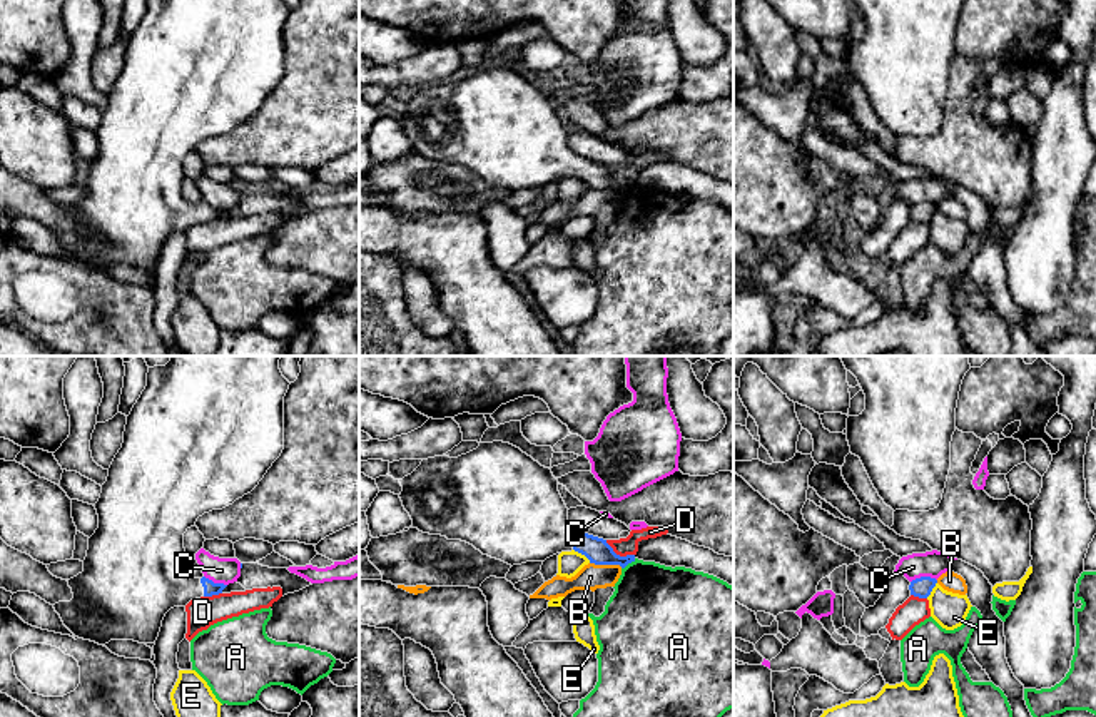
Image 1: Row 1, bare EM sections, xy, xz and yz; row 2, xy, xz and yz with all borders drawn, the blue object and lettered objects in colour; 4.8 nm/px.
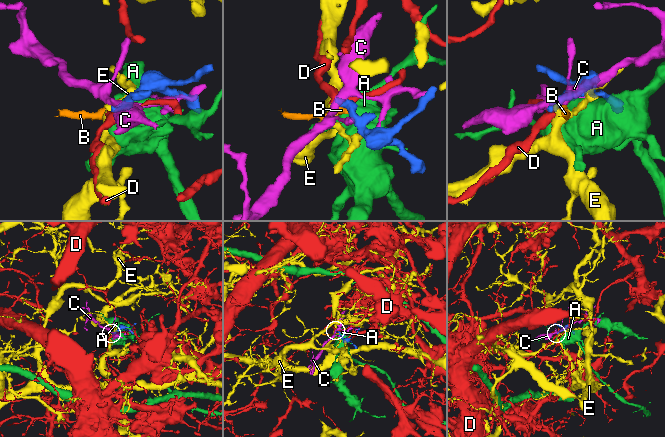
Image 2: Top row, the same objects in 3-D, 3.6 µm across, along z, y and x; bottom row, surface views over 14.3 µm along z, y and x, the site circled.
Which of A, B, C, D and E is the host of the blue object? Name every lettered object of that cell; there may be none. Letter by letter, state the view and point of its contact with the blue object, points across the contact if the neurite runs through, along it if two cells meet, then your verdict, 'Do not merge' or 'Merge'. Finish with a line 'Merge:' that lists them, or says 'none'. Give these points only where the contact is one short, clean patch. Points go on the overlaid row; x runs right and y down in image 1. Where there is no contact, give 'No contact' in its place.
A: Touches blue at xz (629, 562). Do not merge
B: Touches blue at xz (607, 564). Boundary: xz (590, 562), (619, 564), (622, 567). Do not merge
C: Touches blue at yz (923, 577). Boundary: yz (936, 579), (916, 577), (911, 582). Do not merge
D: Touches blue at xz (619, 555). Boundary: xz (605, 540), (617, 554), (634, 555). Do not merge
E: Touches blue at xz (582, 554). Do not merge
Merge: none

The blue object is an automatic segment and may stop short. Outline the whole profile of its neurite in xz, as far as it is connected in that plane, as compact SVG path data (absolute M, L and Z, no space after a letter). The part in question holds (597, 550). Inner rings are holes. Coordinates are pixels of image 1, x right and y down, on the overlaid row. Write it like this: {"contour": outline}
{"contour": "M480 443L480 446L458 458L434 456L423 460L408 476L399 480L399 495L404 510L413 520L413 528L423 533L441 535L448 540L461 540L473 545L483 555L501 560L508 565L526 562L545 562L561 552L578 552L595 565L620 565L625 568L635 562L635 555L620 557L606 540L580 531L568 521L568 508L558 491L558 480L550 468L541 466L520 448L503 443Z"}

